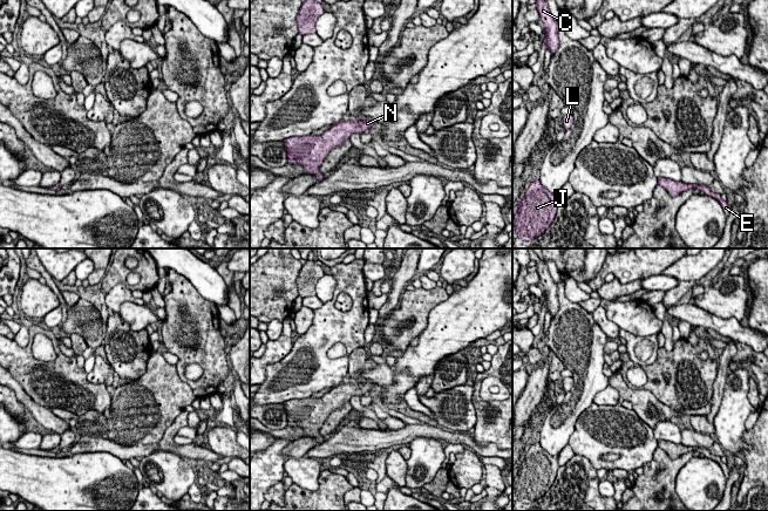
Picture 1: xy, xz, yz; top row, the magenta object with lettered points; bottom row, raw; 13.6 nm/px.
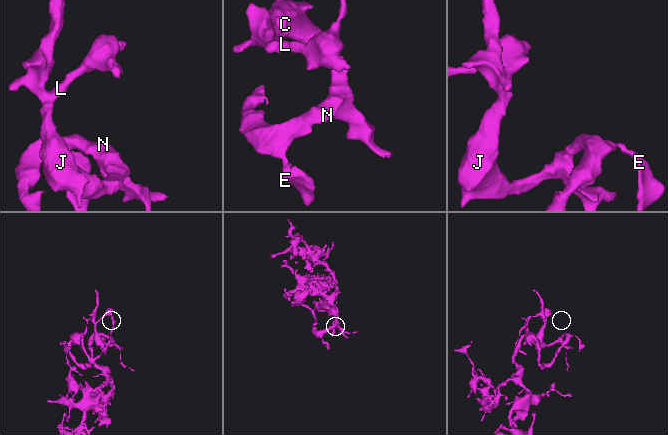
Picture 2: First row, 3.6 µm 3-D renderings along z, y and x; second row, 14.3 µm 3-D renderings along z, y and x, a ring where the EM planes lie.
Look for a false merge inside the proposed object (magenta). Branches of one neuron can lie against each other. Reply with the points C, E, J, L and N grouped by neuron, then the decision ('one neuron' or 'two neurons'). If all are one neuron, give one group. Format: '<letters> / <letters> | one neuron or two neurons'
C E J L N | one neuron

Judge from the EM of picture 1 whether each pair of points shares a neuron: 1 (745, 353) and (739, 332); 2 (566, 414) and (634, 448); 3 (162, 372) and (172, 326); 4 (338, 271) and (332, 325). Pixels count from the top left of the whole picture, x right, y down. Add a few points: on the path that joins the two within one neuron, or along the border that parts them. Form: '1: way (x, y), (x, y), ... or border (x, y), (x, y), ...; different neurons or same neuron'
1: border (735, 340), (746, 343), (755, 353); different neurons
2: border (592, 402), (578, 417), (575, 431), (568, 443); different neurons
3: border (175, 366), (178, 376), (191, 388); different neurons
4: way (340, 284), (332, 301), (332, 312); same neuron

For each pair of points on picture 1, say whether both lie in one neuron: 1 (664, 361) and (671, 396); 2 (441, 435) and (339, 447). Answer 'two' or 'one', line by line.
1: one
2: one

